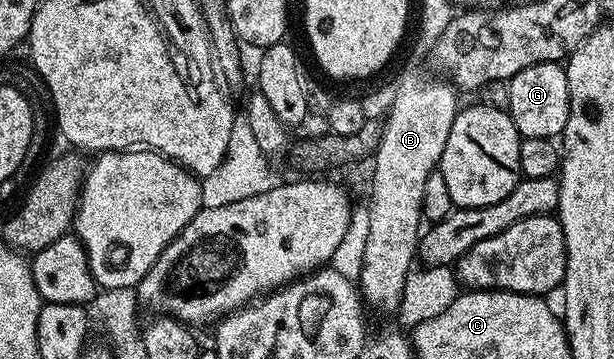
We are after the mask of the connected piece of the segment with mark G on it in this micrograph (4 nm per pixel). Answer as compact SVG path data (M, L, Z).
M560 63L527 66L527 70L519 70L519 74L510 78L507 88L509 88L507 111L522 138L548 140L560 137L569 117L567 74Z

